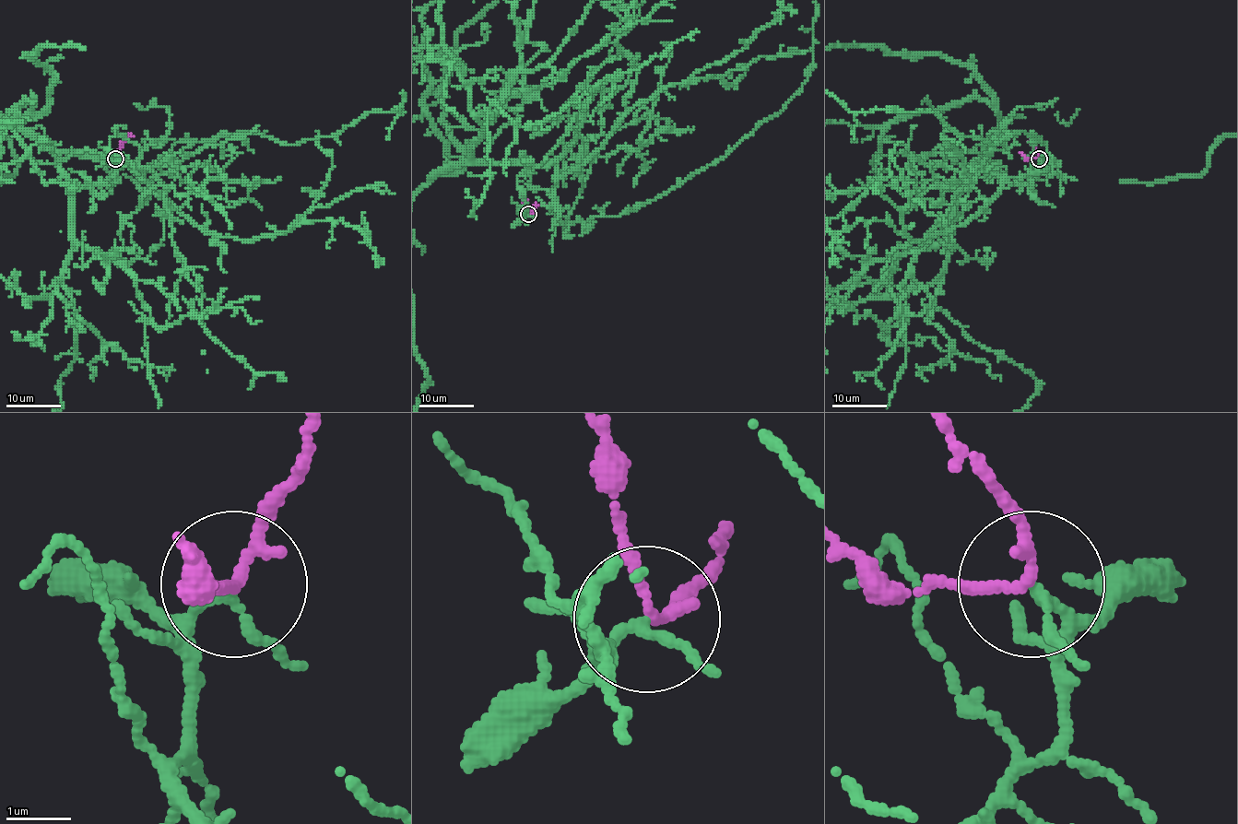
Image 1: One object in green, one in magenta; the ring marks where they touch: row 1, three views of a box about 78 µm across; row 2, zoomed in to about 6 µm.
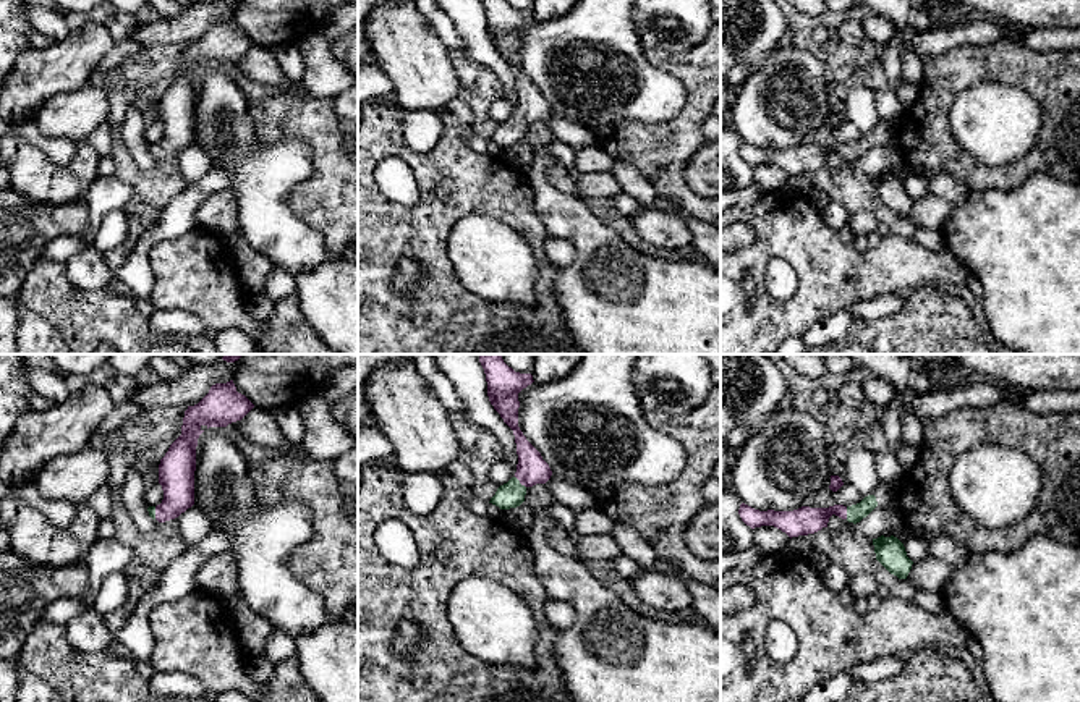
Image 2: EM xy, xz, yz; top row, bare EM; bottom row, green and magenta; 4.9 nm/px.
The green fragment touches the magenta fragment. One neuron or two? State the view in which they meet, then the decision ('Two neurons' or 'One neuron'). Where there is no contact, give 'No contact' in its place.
Touches green in xz. One neuron

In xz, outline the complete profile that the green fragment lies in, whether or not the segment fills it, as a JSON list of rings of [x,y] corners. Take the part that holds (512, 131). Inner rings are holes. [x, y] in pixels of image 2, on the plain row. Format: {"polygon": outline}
{"polygon": [[[481,0],[481,3],[486,11],[489,39],[515,73],[517,110],[507,121],[497,126],[489,139],[500,147],[510,147],[525,139],[528,125],[546,121],[552,113],[549,102],[518,65],[518,31],[534,18],[531,11],[515,10],[505,0]]]}

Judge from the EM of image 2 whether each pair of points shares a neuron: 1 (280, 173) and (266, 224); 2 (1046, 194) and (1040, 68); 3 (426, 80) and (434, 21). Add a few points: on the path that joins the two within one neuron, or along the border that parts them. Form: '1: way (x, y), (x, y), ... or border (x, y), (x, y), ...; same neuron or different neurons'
1: way (267, 186), (266, 211); same neuron
2: border (1062, 180), (1033, 172), (1009, 186); different neurons
3: border (423, 16), (450, 52); different neurons

